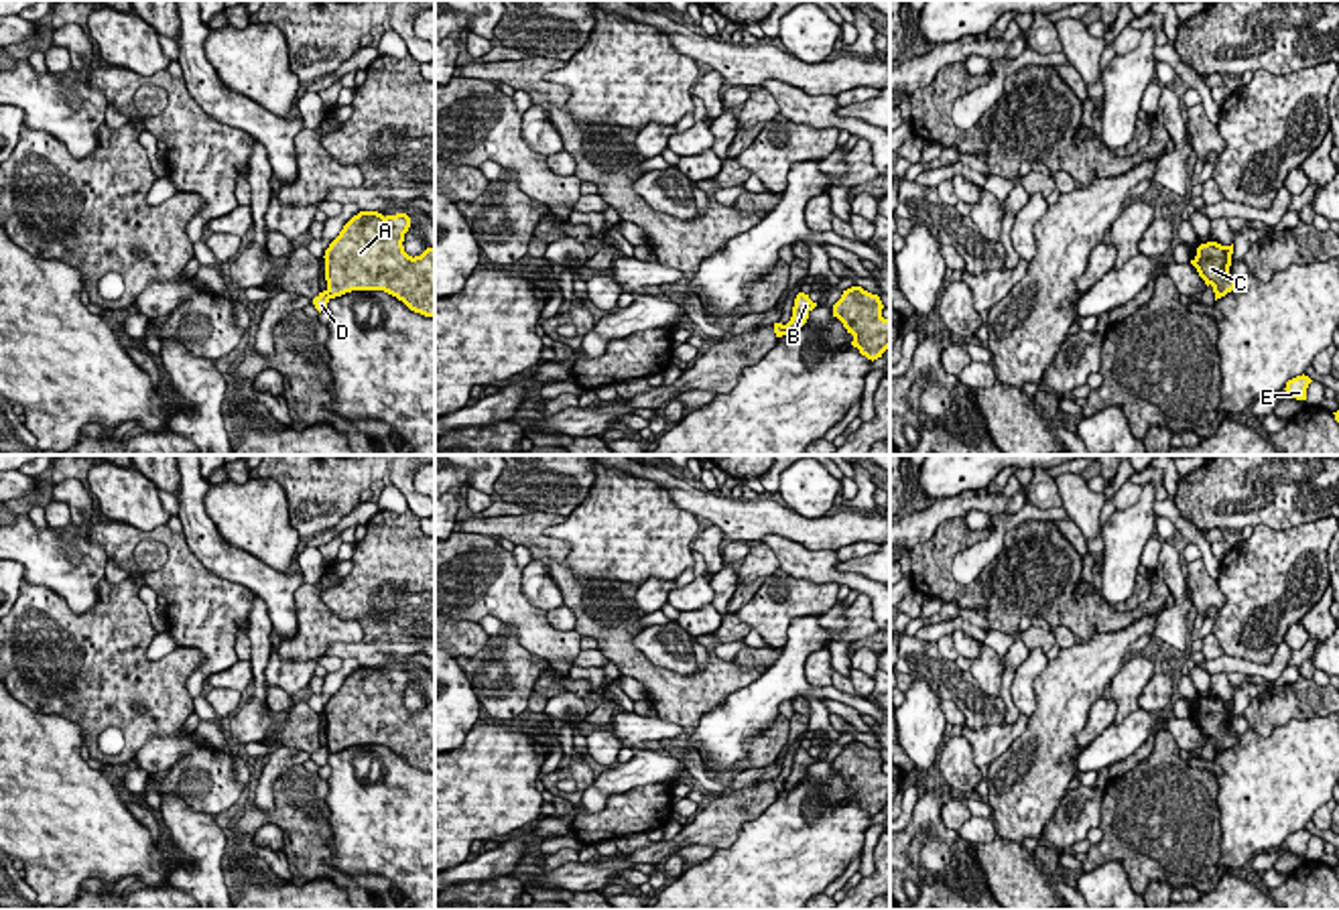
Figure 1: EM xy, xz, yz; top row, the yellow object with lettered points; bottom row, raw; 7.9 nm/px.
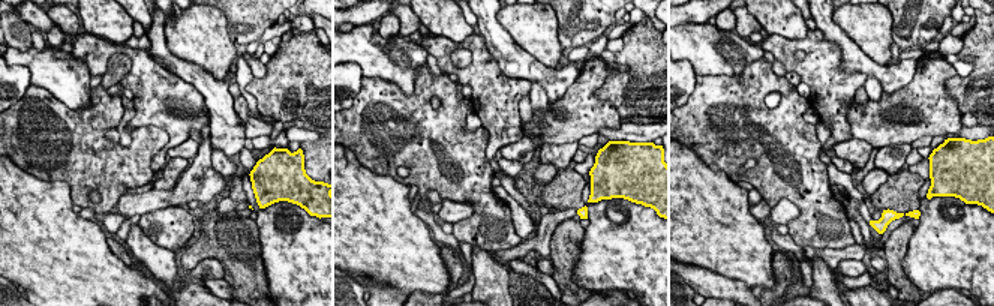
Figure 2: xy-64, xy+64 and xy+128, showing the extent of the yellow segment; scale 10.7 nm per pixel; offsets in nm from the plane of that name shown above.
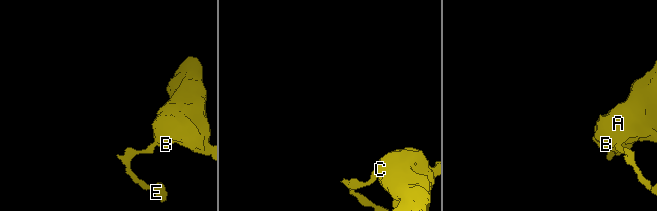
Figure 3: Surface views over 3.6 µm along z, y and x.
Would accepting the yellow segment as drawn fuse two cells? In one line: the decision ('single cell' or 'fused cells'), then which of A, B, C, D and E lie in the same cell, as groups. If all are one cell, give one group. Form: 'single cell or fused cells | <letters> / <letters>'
fused cells | A B C / D E

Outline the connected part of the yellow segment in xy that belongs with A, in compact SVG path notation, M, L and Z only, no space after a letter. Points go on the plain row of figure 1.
M360 666L325 705L331 754L352 745L384 745L410 766L435 774L435 703L421 711L404 707L406 668Z

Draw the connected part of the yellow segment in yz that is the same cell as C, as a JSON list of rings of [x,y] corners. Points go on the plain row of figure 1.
[[[1207,697],[1197,703],[1197,711],[1191,715],[1205,739],[1213,741],[1215,752],[1225,752],[1239,739],[1239,735],[1233,735],[1229,729],[1231,709],[1233,699],[1221,701]]]

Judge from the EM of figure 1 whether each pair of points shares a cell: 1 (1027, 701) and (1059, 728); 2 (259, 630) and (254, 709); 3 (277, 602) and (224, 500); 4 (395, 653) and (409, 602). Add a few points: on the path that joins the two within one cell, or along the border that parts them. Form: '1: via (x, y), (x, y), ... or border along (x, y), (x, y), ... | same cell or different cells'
1: border along (1049, 663), (1037, 677), (1035, 711), (1029, 718) | different cells
2: via (259, 651), (259, 689) | same cell
3: border along (216, 525), (226, 541), (275, 569), (295, 565) | different cells
4: border along (395, 638), (413, 642) | different cells

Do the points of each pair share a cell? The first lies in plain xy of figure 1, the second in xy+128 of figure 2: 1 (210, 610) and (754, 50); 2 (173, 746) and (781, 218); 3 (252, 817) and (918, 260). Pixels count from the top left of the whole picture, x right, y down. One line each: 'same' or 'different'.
1: different
2: same
3: different

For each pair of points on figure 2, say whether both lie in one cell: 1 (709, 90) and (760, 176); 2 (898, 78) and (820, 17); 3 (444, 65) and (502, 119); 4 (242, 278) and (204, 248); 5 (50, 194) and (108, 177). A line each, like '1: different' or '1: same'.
1: same
2: same
3: same
4: same
5: different

